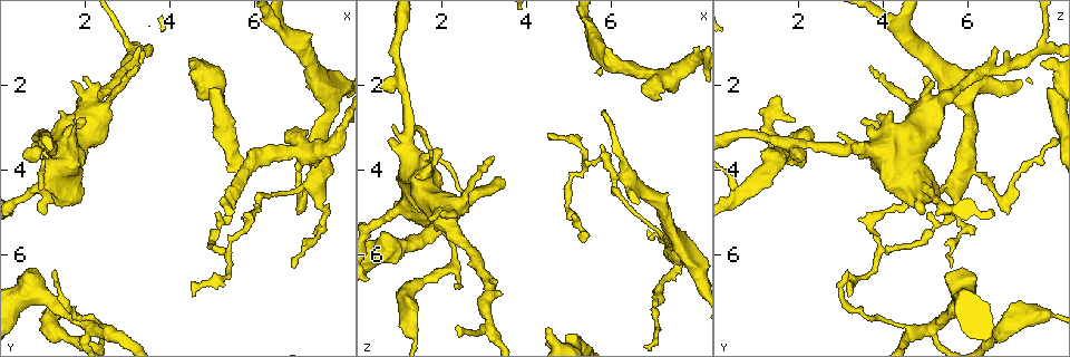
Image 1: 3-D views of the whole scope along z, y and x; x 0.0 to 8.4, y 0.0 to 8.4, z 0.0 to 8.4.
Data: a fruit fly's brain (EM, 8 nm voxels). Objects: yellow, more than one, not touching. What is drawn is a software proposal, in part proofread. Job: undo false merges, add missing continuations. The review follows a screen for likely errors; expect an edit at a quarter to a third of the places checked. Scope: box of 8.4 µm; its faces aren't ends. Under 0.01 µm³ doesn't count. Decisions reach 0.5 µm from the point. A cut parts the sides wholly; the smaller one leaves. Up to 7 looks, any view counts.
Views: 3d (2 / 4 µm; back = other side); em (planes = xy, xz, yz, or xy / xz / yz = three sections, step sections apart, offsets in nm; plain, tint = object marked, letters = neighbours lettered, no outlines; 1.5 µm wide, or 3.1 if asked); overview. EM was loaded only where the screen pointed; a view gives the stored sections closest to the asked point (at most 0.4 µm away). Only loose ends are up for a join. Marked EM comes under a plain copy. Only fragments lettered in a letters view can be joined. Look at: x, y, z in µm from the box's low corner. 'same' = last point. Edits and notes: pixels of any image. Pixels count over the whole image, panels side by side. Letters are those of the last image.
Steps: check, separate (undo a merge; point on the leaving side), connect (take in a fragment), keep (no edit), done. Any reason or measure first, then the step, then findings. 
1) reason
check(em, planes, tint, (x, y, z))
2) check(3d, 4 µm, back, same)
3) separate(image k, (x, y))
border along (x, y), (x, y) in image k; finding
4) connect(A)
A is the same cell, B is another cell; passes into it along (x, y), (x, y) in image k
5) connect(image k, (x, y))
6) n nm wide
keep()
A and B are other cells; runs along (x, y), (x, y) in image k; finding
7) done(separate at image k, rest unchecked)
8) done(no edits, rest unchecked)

free end
check(3d, 2 µm, (4.60, 7.00, 3.20))

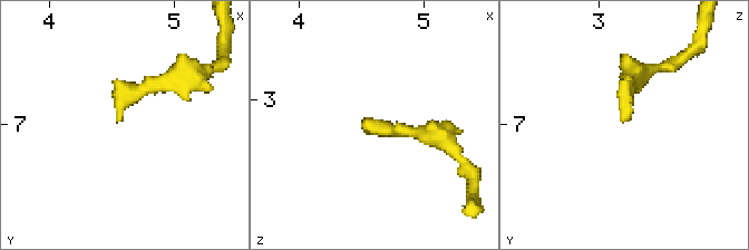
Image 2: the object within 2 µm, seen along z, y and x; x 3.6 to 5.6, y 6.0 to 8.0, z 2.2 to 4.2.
check(em, planes, tint, (4.56, 7.00, 3.18))

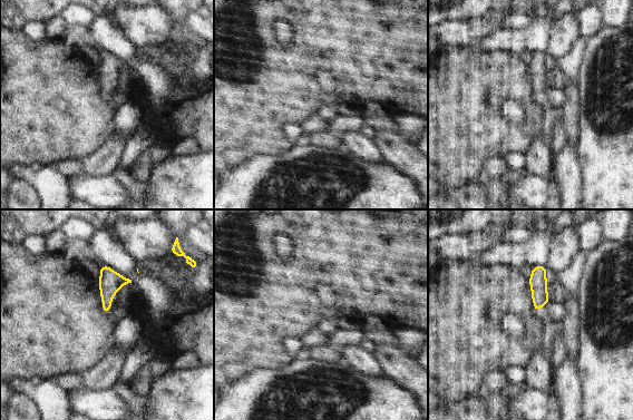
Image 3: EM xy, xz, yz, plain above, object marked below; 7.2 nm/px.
check(em, planes, letters, same)

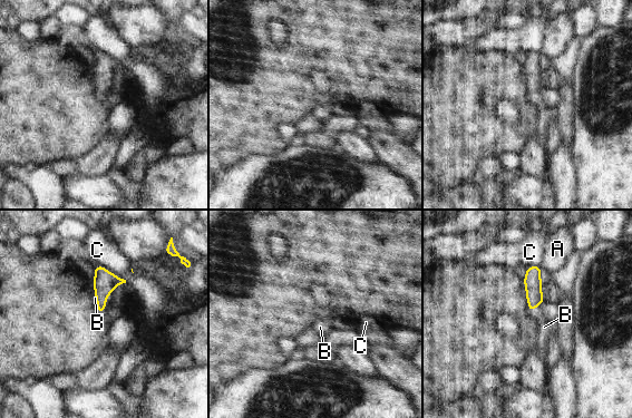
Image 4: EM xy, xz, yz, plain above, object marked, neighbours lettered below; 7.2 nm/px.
90 nm wide
connect(B)
B is the same cell, A and C are other cells; it goes on there

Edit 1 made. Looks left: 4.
check(overview)

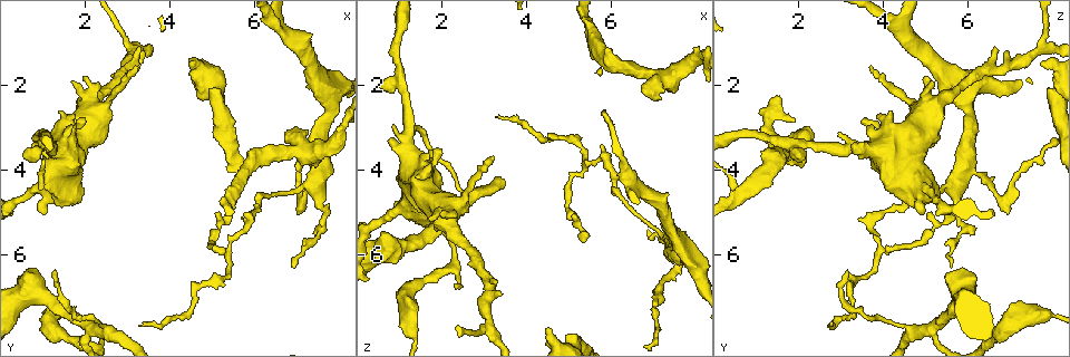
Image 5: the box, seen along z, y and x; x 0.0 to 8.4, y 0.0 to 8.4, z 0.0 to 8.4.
thin end
check(em, xy, step 8, letters, (3.15, 1.60, 3.65))

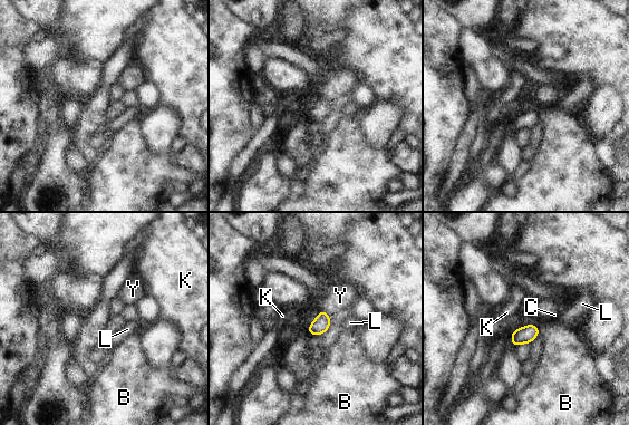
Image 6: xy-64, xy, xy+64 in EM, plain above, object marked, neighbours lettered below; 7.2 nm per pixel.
keep()
B, C, K, L and Y are other cells; no lettered fragment goes on from it

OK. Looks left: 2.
done(connect at image 4, rest unchecked)

